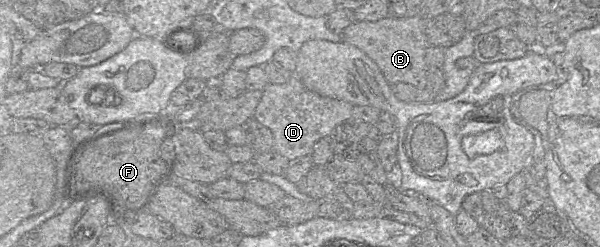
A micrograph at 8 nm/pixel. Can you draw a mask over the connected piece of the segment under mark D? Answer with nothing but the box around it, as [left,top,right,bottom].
[253,74,353,160]

